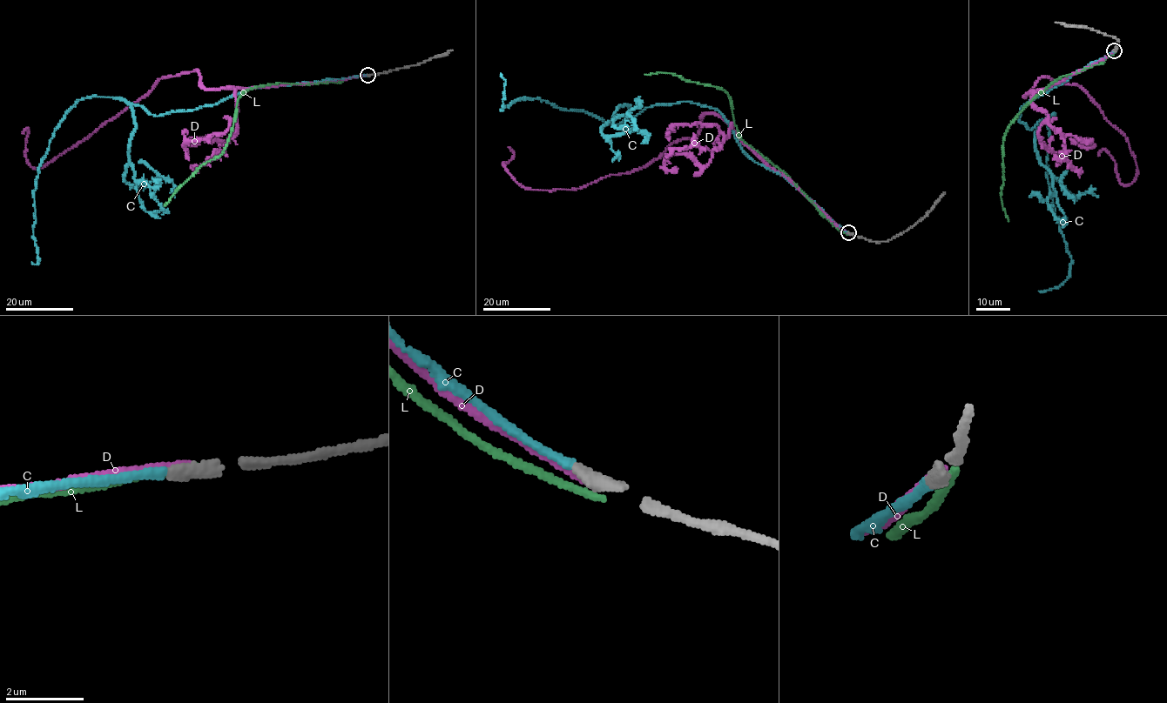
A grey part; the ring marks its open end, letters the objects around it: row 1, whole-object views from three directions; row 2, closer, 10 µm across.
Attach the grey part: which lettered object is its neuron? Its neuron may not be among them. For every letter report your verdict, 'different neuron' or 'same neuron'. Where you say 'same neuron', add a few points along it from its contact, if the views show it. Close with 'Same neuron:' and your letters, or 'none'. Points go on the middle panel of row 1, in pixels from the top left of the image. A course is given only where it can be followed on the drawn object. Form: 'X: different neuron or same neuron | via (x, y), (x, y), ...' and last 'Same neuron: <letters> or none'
C: same neuron | via (848, 232), (756, 163), (714, 109), (651, 105), (618, 124), (539, 98), (502, 109), (500, 73)
D: different neuron
L: different neuron
Same neuron: C

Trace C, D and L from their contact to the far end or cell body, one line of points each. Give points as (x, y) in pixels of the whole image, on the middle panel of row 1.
C: (848, 232), (756, 163), (714, 109), (651, 105), (618, 124), (539, 98), (502, 109), (500, 73)
D: (849, 233), (711, 113), (697, 133), (642, 168), (579, 188), (523, 188), (503, 164), (514, 154), (509, 146)
L: (850, 234), (839, 230), (795, 184), (741, 137), (729, 96), (722, 89), (666, 72), (644, 74)

